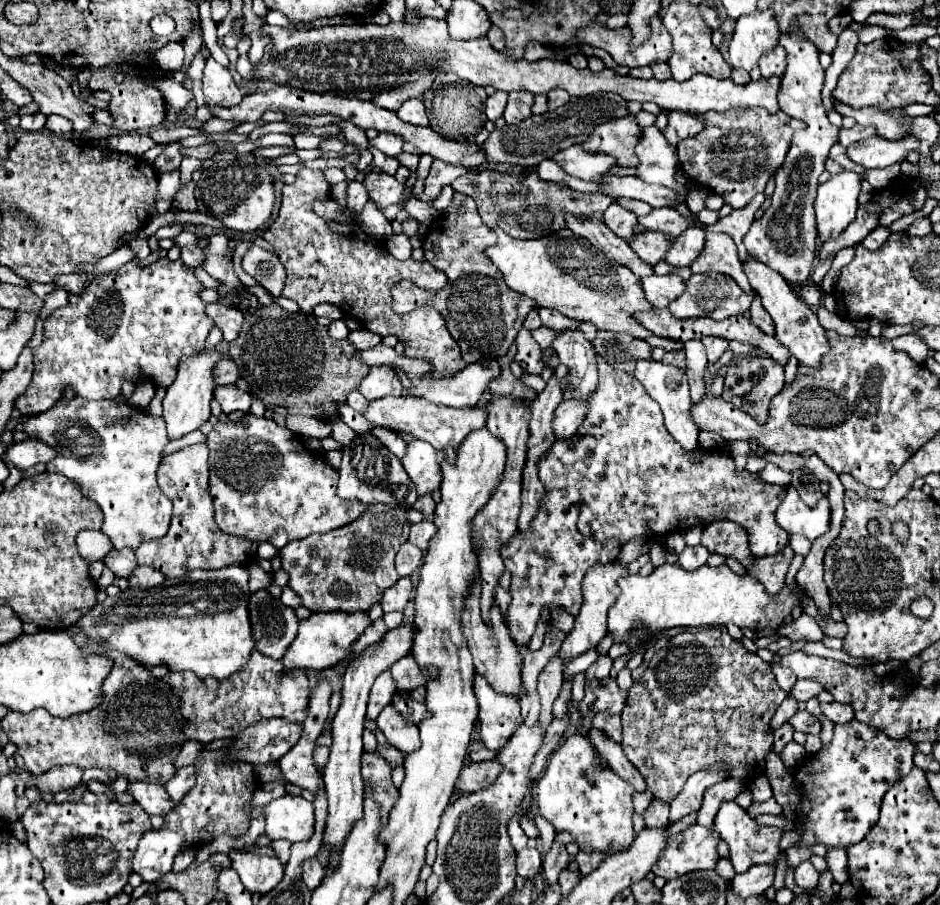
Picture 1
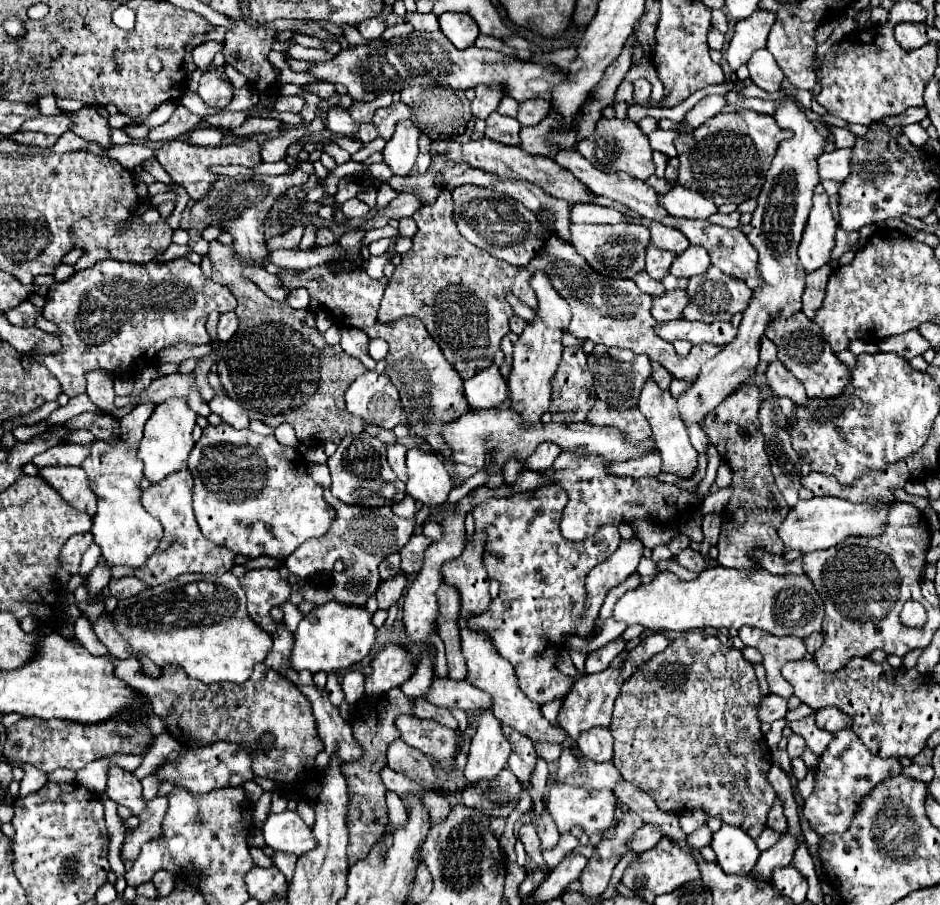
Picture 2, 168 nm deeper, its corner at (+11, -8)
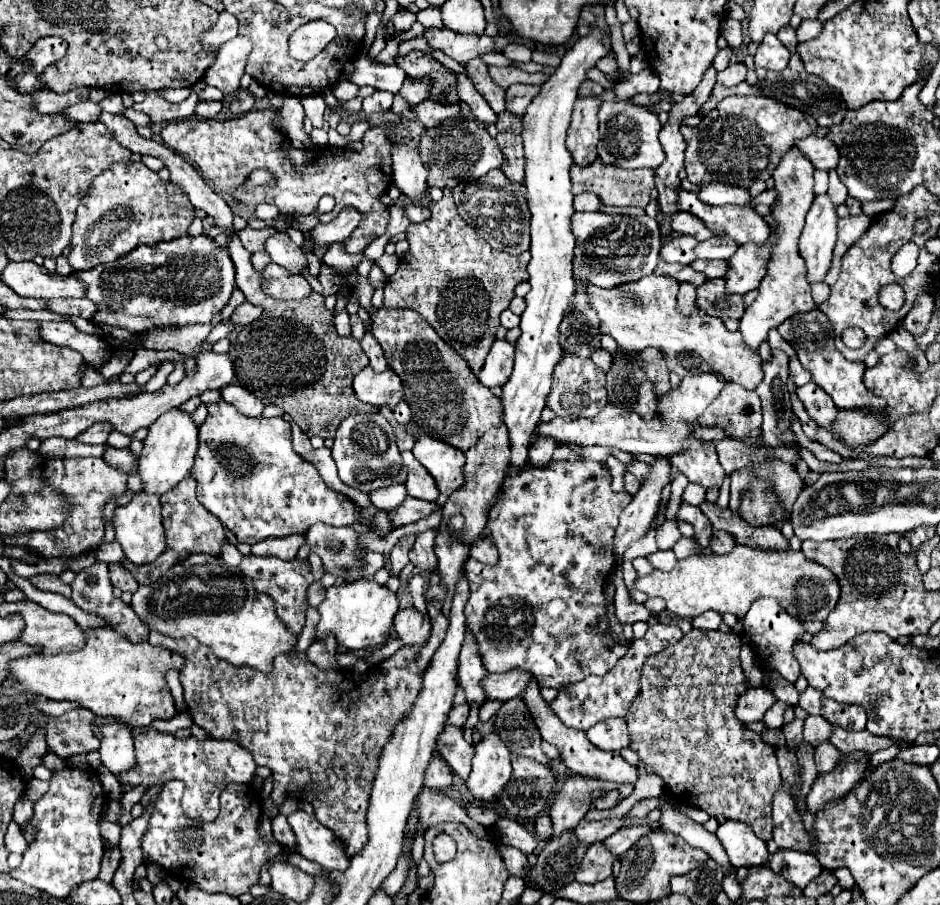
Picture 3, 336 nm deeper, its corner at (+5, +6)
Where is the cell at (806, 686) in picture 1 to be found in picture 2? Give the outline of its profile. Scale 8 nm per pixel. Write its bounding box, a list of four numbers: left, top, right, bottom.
[759,696,787,722]

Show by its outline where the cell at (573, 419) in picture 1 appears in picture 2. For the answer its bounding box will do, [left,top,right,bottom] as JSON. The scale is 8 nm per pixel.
[527,442,561,472]

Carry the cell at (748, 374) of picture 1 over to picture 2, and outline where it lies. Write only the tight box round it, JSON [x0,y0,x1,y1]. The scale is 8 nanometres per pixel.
[703,386,789,570]

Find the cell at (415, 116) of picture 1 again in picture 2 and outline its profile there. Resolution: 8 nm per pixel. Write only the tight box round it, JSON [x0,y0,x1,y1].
[383,120,419,176]

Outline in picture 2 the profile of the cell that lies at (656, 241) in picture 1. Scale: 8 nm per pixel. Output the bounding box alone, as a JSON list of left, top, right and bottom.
[645,244,675,280]

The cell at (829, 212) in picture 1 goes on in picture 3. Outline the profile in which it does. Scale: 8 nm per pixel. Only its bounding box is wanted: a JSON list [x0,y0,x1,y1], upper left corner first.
[799,194,837,282]

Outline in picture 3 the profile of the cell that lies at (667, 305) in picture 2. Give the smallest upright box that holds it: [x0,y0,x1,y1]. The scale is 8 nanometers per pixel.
[697,278,745,318]

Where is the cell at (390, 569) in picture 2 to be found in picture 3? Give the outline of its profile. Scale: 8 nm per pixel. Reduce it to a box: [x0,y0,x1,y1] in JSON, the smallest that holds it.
[365,552,387,578]

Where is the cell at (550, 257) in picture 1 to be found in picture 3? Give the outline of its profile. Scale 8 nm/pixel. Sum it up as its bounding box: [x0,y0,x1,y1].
[579,274,761,390]

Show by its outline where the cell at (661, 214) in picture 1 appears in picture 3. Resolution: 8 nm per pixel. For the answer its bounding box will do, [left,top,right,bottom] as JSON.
[671,212,713,240]

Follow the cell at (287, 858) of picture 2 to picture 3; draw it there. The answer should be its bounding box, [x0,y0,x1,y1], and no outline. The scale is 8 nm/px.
[271,814,297,850]

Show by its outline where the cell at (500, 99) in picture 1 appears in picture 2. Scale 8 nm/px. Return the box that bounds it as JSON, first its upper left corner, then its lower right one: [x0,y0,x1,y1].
[471,84,505,120]

